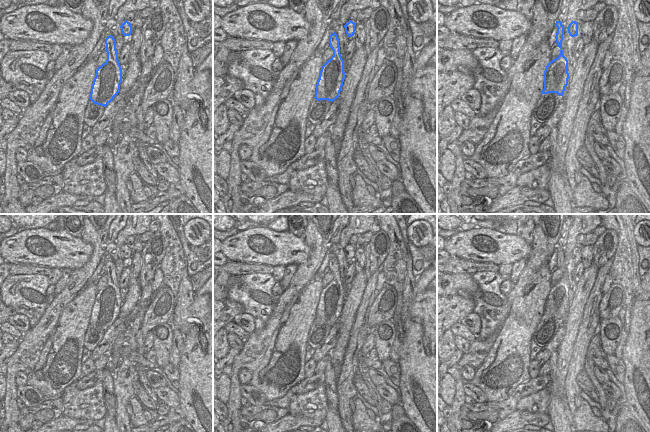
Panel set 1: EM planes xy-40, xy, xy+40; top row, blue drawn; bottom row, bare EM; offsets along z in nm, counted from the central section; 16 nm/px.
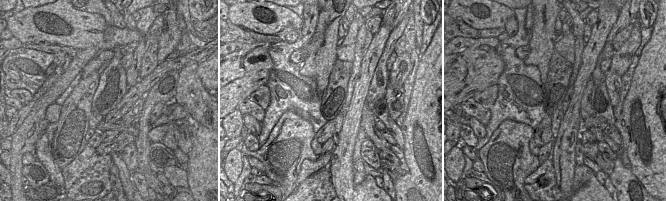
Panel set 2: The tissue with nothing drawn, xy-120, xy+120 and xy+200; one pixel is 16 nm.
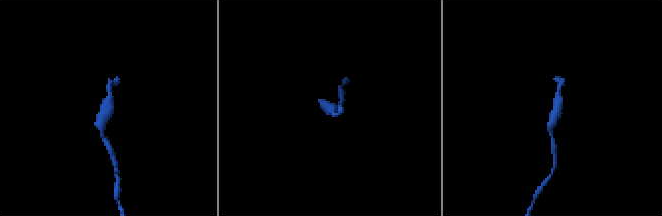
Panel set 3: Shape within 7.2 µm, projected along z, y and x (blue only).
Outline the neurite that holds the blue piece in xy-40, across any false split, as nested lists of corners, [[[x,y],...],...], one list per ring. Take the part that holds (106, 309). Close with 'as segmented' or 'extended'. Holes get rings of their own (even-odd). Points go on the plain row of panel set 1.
[[[112,259],[105,263],[107,284],[97,292],[92,308],[90,324],[106,331],[119,317],[122,293],[119,288],[115,263]]]; as segmented

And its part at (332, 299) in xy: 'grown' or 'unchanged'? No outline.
unchanged

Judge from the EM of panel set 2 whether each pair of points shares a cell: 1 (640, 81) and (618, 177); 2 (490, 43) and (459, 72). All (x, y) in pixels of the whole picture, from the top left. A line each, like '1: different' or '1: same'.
1: different
2: same

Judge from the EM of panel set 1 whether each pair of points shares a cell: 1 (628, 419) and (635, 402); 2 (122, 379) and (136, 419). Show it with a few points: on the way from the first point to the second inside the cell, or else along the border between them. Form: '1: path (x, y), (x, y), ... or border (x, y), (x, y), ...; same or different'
1: border (625, 404), (629, 412), (638, 421); different
2: border (133, 395), (128, 402); different

